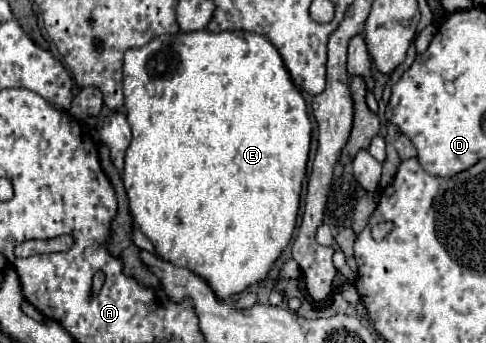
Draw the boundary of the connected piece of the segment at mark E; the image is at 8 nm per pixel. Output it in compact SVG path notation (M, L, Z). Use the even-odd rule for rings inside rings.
M180 31L176 35L160 35L152 39L148 45L140 49L128 49L124 55L124 99L126 99L126 117L132 127L132 143L126 149L126 163L122 181L130 201L130 213L140 231L152 241L158 255L174 263L176 267L186 267L206 279L214 293L220 299L228 299L232 295L242 293L246 287L262 281L272 267L272 263L280 257L284 247L290 243L296 227L298 205L302 181L306 179L308 151L310 151L310 135L312 121L306 111L306 101L300 89L294 85L278 49L258 33L250 31Z

